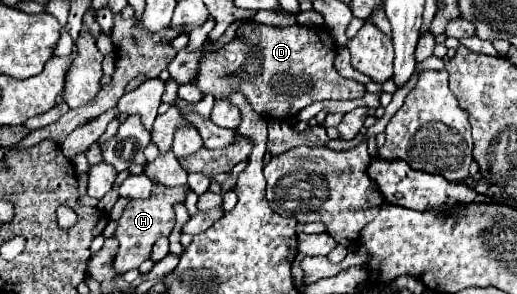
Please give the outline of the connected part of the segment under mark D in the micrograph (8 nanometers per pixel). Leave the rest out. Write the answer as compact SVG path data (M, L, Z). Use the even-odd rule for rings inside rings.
M242 23L236 39L222 51L206 55L198 63L194 85L202 93L214 93L218 99L230 91L242 91L254 111L264 119L292 119L300 109L322 99L360 99L366 87L342 77L334 67L334 41L324 27L272 27L260 23Z

